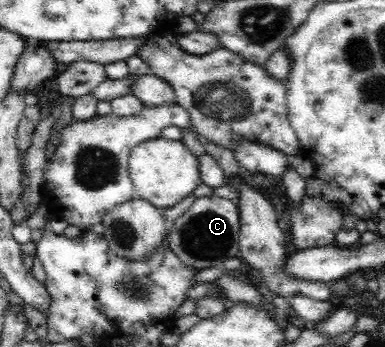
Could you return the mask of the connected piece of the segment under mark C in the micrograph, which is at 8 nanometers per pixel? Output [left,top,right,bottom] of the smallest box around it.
[167,194,239,270]

